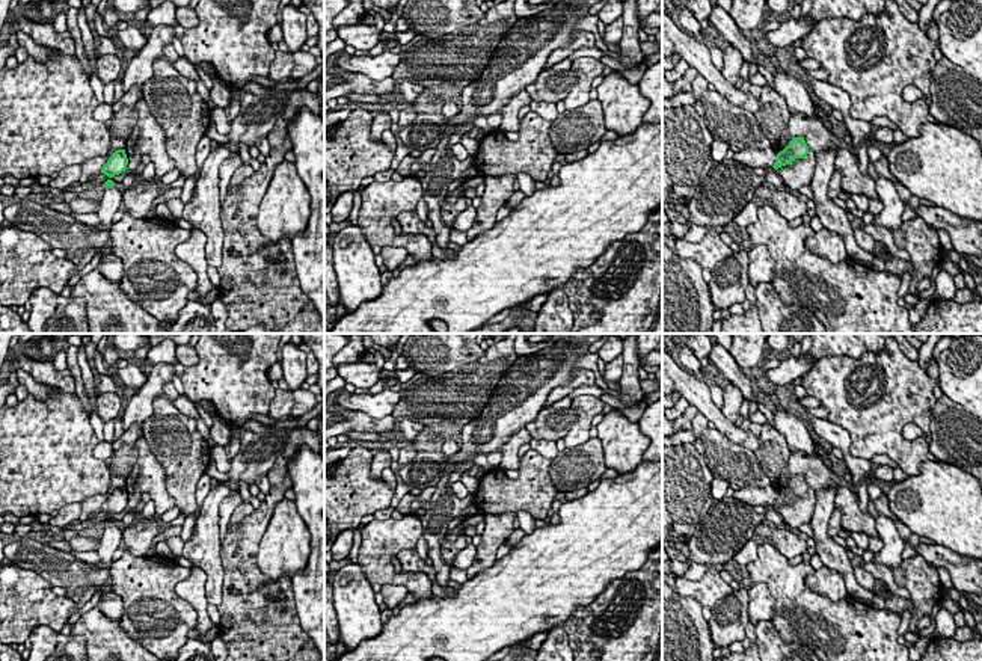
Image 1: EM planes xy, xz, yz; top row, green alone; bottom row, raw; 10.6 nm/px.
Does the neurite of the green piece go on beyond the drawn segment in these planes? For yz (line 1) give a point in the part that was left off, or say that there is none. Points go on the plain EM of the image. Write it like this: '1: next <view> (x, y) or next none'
1: next none

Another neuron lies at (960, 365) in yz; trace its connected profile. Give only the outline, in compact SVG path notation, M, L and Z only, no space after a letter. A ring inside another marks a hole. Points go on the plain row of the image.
M982 335L952 338L938 358L938 386L953 403L982 420Z

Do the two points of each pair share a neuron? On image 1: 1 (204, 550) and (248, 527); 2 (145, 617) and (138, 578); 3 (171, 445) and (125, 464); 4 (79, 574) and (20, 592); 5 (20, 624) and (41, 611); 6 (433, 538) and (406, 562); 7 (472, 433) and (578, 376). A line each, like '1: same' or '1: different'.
1: different
2: same
3: different
4: different
5: same
6: different
7: different

